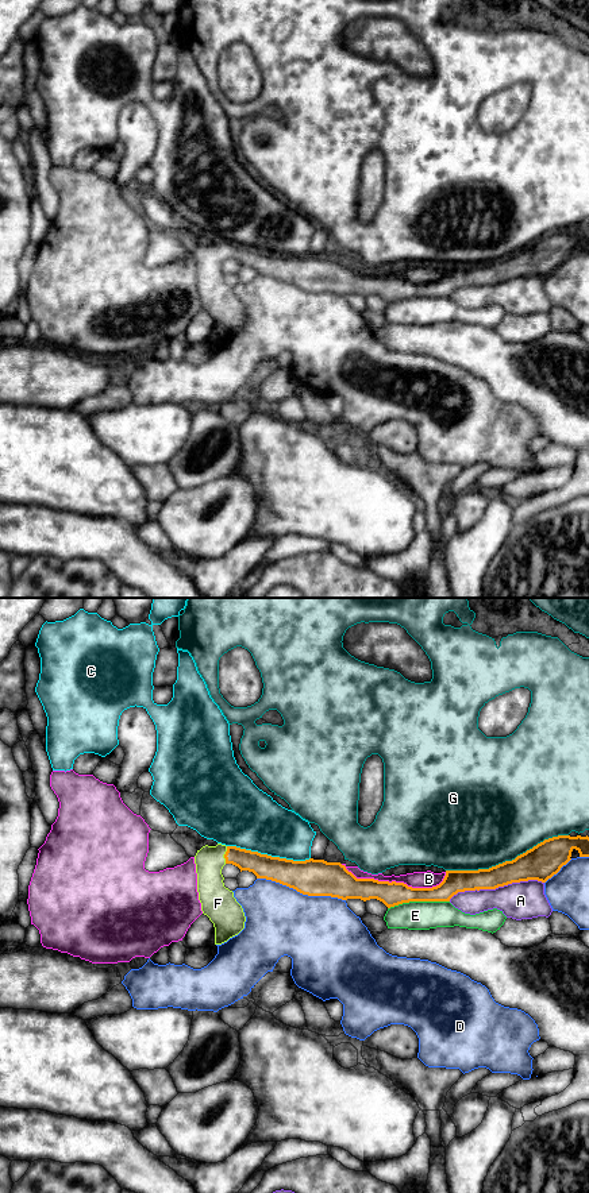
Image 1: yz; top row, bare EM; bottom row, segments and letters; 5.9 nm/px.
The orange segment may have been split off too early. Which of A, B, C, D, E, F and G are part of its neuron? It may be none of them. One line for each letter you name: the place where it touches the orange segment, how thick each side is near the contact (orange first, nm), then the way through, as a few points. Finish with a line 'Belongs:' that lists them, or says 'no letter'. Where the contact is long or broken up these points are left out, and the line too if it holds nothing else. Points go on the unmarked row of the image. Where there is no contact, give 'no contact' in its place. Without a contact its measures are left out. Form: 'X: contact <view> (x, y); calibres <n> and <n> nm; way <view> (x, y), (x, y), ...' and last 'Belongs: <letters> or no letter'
F: contact yz (224, 250); calibres 140 and 180 nm; way yz (264, 262), (233, 250), (224, 250), (210, 255)
Belongs: F

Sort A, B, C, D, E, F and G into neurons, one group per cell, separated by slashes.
A / B / C / D / E / F / G

